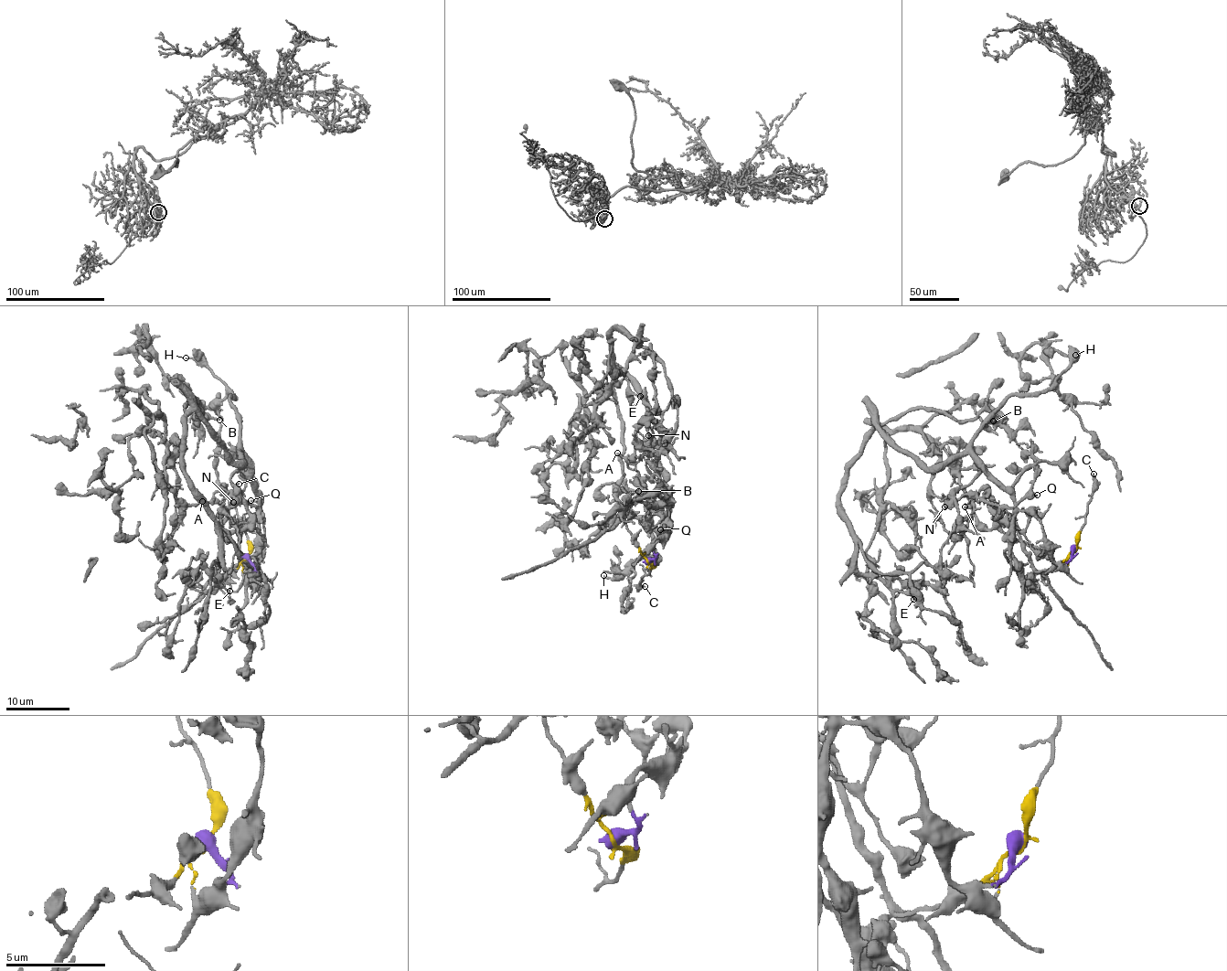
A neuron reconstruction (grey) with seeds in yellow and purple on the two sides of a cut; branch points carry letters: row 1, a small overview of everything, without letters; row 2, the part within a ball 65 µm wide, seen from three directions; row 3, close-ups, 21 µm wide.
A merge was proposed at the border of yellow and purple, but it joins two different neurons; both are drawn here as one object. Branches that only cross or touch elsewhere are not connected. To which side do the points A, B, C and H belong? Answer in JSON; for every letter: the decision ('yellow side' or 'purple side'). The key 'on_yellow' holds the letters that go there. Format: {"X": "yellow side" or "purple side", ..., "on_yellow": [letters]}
{"A": "yellow side", "B": "purple side", "C": "yellow side", "H": "purple side", "on_yellow": ["A", "C"]}

